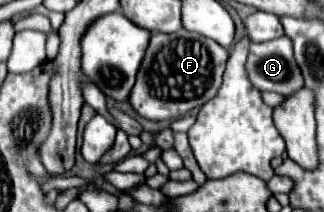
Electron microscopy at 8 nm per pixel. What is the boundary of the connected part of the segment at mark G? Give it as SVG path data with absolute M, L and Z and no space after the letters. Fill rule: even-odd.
M287 37L251 43L245 71L251 85L259 91L291 95L303 87L303 77L293 57L293 43Z

